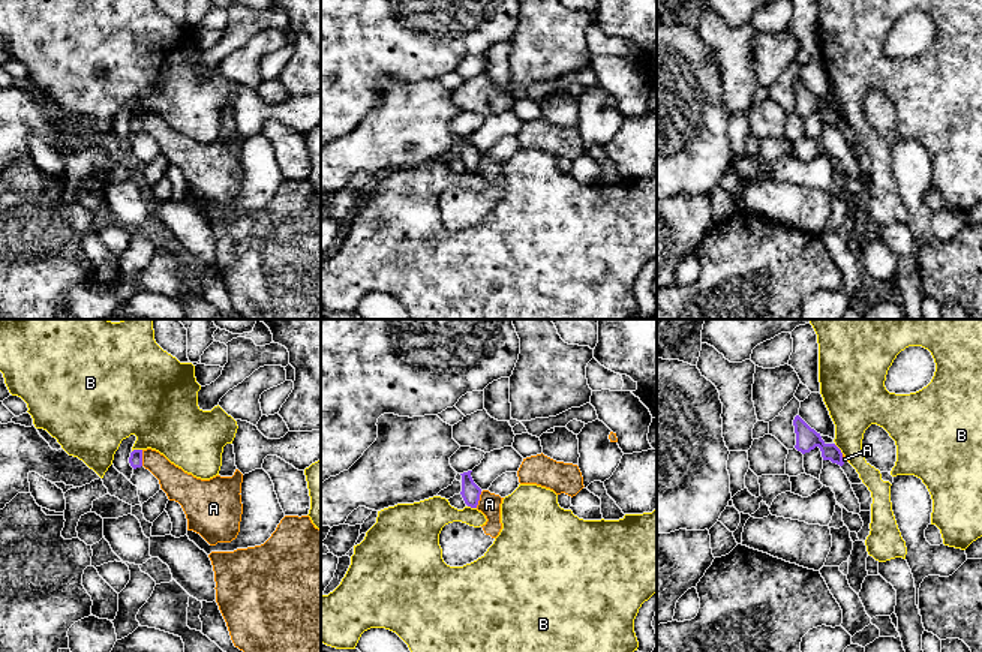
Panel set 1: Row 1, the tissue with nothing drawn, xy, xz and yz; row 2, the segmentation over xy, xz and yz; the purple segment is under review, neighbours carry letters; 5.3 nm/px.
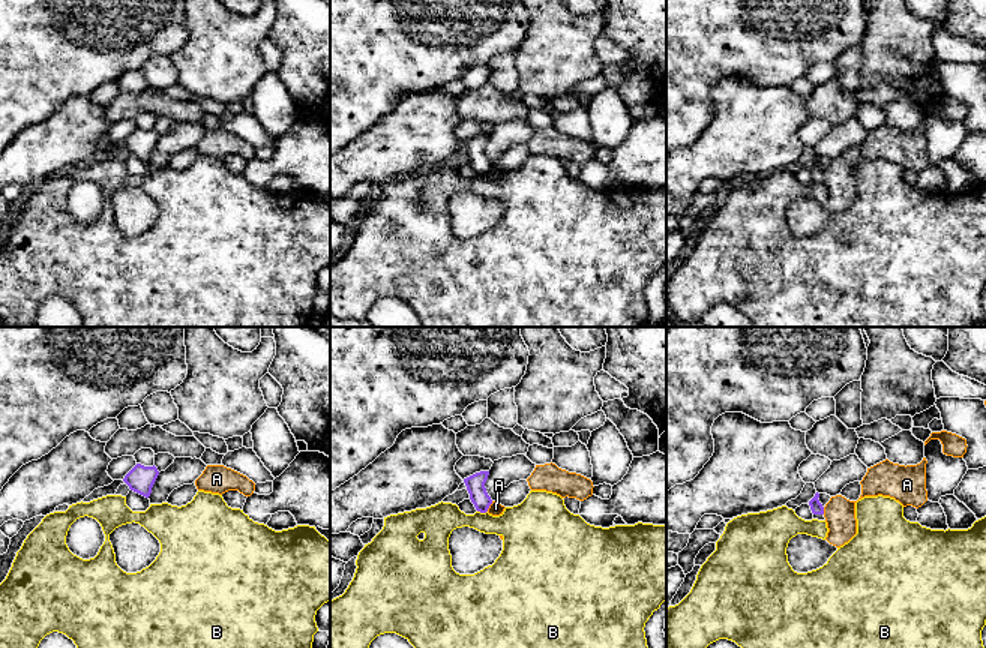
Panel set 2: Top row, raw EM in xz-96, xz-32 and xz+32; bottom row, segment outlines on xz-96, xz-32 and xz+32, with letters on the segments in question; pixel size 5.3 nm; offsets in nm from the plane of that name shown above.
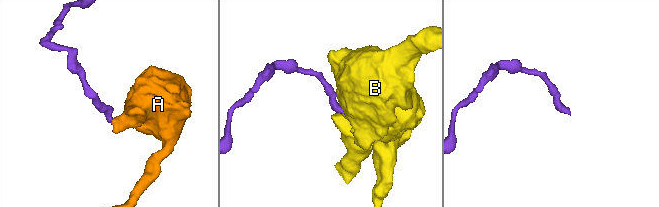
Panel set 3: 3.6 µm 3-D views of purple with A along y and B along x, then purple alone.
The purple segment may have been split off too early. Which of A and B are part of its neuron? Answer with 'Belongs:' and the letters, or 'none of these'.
Belongs: none of these

